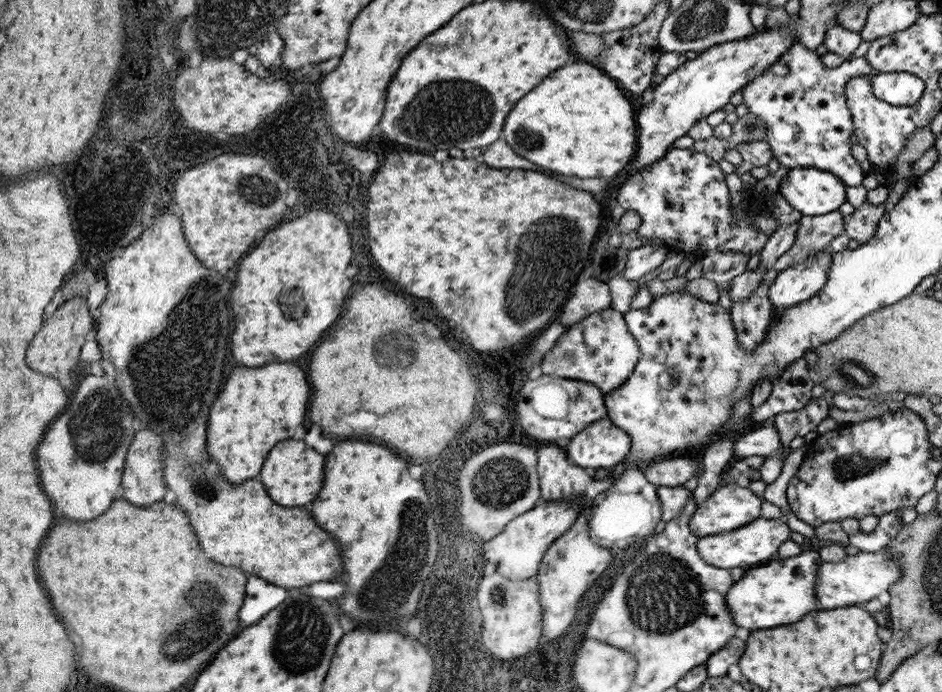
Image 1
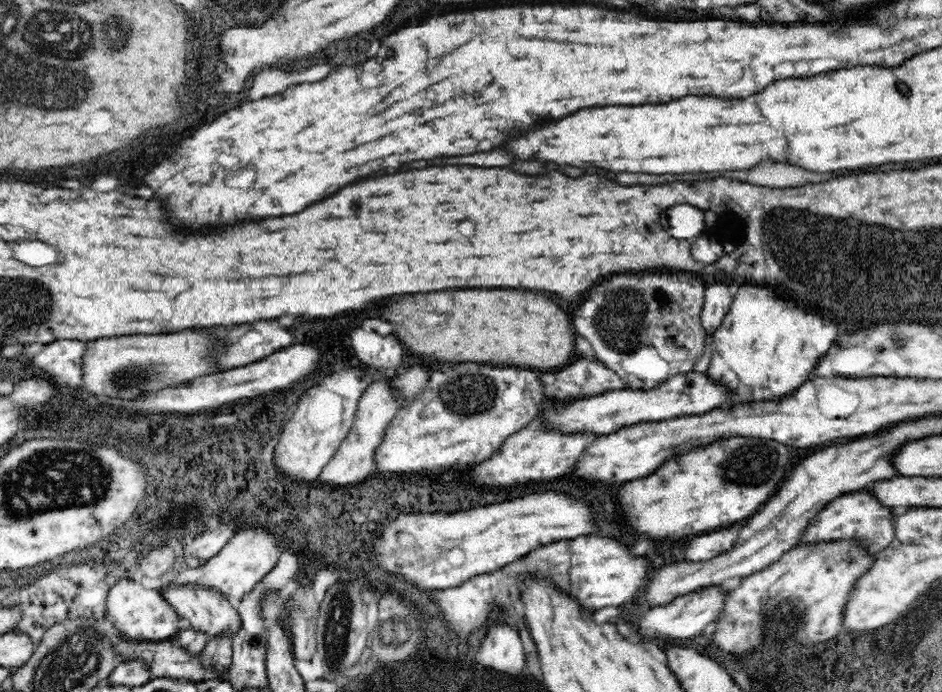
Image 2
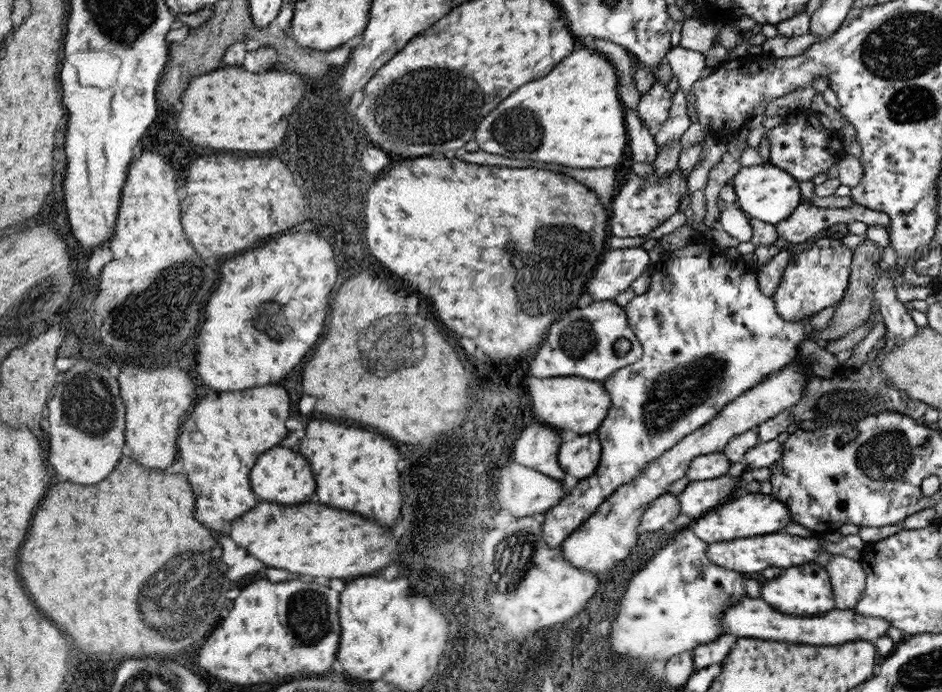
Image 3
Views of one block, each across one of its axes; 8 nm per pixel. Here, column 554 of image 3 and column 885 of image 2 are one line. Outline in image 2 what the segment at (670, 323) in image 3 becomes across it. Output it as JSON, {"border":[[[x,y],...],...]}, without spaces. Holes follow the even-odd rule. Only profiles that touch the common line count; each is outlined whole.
{"border":[[[848,492],[836,500],[832,500],[826,508],[822,508],[810,522],[808,528],[804,530],[804,536],[800,538],[798,546],[814,546],[822,542],[836,542],[836,540],[860,540],[864,544],[864,552],[868,556],[880,554],[884,548],[888,548],[894,540],[894,514],[892,508],[882,506],[870,492]]]}

